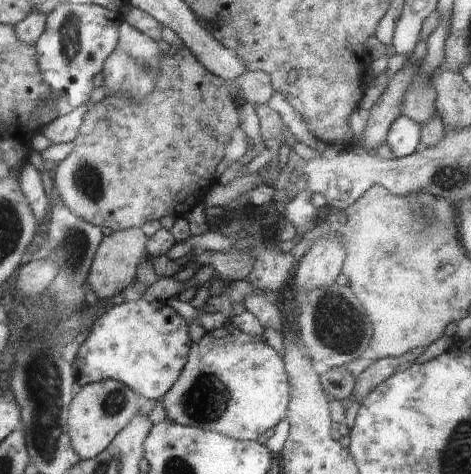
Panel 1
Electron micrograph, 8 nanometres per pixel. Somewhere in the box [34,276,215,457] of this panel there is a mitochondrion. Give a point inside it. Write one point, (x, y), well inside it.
(116, 400)

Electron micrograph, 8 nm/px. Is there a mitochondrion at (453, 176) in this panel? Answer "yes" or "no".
yes

